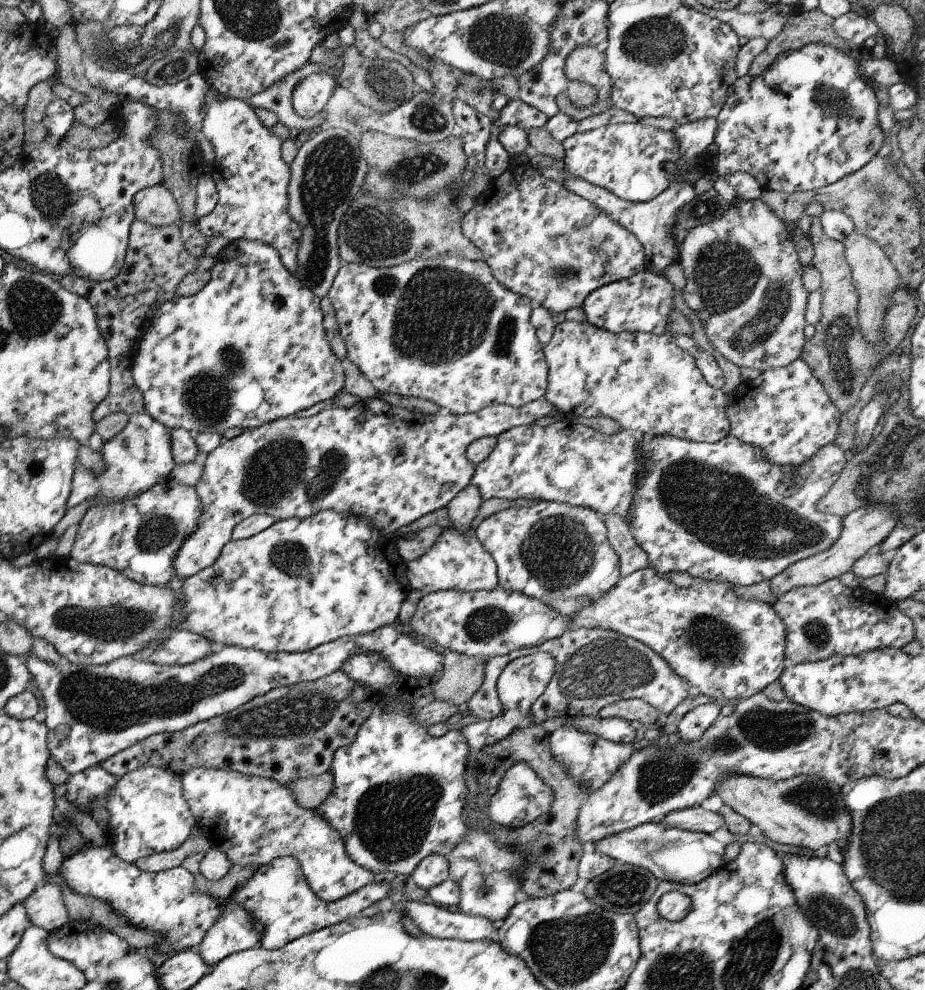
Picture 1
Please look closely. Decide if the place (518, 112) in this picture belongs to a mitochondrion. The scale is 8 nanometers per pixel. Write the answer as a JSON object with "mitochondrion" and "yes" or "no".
{"mitochondrion":"no"}

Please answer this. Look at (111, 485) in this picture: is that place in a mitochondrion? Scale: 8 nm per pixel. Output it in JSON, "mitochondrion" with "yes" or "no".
{"mitochondrion":"yes"}

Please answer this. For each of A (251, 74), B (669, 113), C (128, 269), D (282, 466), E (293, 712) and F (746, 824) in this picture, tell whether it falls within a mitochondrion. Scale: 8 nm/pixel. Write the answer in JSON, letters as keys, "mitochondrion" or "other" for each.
{"A":"other","B":"other","C":"other","D":"mitochondrion","E":"mitochondrion","F":"other"}

